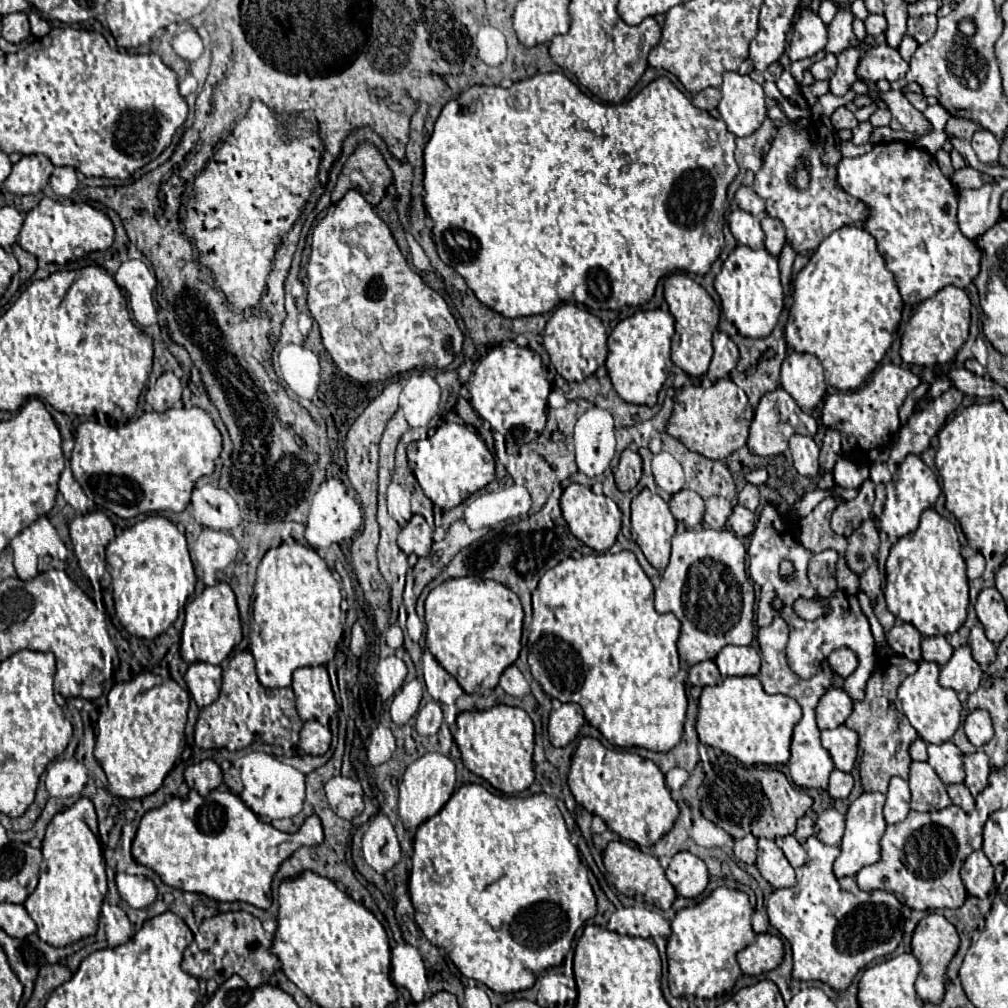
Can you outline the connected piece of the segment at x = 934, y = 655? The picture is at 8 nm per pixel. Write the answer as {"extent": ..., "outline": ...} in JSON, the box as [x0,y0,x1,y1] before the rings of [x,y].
{"extent":[921,636,953,666],"outline":[[[929,636],[929,638],[923,638],[921,652],[923,652],[923,660],[943,666],[951,658],[953,648],[945,636]]]}

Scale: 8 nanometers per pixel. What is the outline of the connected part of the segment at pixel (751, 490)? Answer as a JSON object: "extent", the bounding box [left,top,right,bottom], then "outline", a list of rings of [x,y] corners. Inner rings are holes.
{"extent":[739,484,759,512],"outline":[[[745,484],[745,488],[739,492],[739,504],[743,504],[745,508],[755,512],[755,508],[759,504],[759,488],[753,484]]]}

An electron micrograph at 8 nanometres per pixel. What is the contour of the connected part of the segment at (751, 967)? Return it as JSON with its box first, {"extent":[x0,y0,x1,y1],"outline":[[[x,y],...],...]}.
{"extent":[737,934,783,976],"outline":[[[759,934],[757,940],[737,954],[741,972],[747,976],[759,976],[775,970],[783,960],[783,942],[773,934]]]}

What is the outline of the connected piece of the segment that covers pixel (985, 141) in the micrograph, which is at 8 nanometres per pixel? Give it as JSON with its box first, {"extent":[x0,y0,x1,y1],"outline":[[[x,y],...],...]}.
{"extent":[971,130,999,164],"outline":[[[979,130],[975,132],[971,146],[977,152],[977,158],[983,164],[995,164],[999,160],[999,140],[989,132],[989,130]]]}

